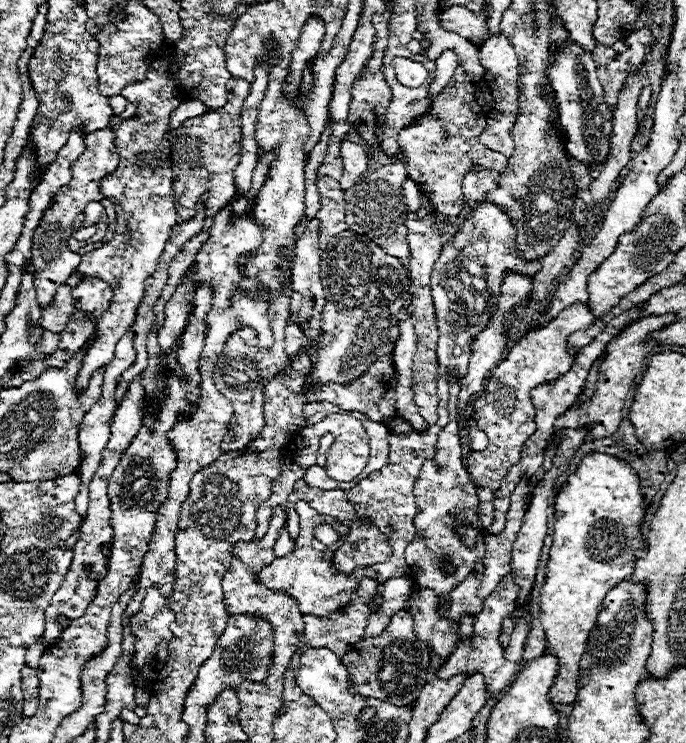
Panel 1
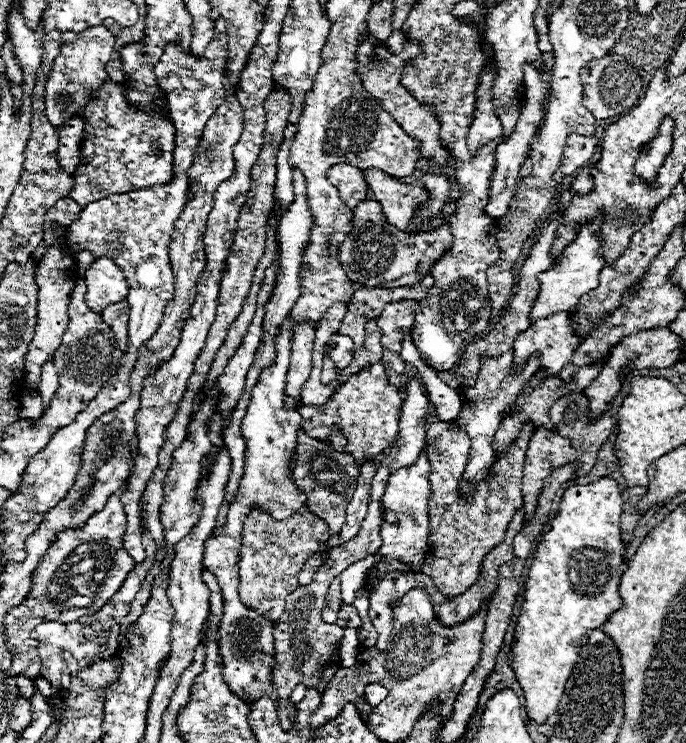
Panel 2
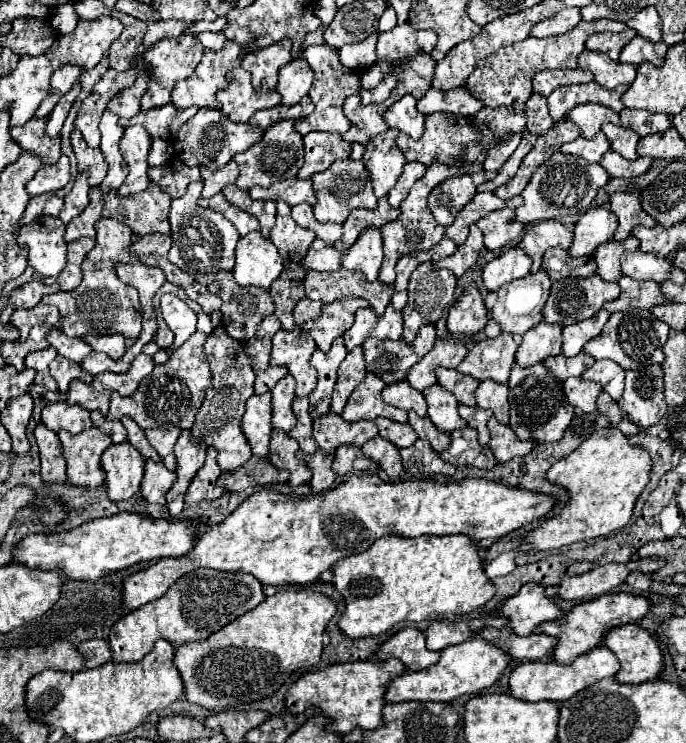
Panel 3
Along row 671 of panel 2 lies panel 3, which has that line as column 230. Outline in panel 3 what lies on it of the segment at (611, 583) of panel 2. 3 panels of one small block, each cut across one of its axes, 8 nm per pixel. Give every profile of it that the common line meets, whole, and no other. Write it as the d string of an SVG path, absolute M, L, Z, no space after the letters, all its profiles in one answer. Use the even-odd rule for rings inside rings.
M352 476L346 482L338 484L334 490L308 496L308 498L292 498L272 490L260 490L246 498L230 516L226 516L220 524L210 526L196 546L180 558L164 558L154 566L132 574L122 584L122 602L124 614L132 612L150 600L158 600L168 592L168 588L186 572L196 568L212 568L222 572L246 572L258 578L264 586L298 586L312 584L320 578L322 572L330 570L338 560L360 554L370 548L378 538L396 534L404 538L416 538L424 534L446 536L446 534L466 534L472 540L482 538L502 538L512 530L518 530L534 520L540 520L552 508L552 498L546 494L536 494L520 488L504 486L502 482L490 482L480 478L466 478L464 482L382 482L378 476Z

